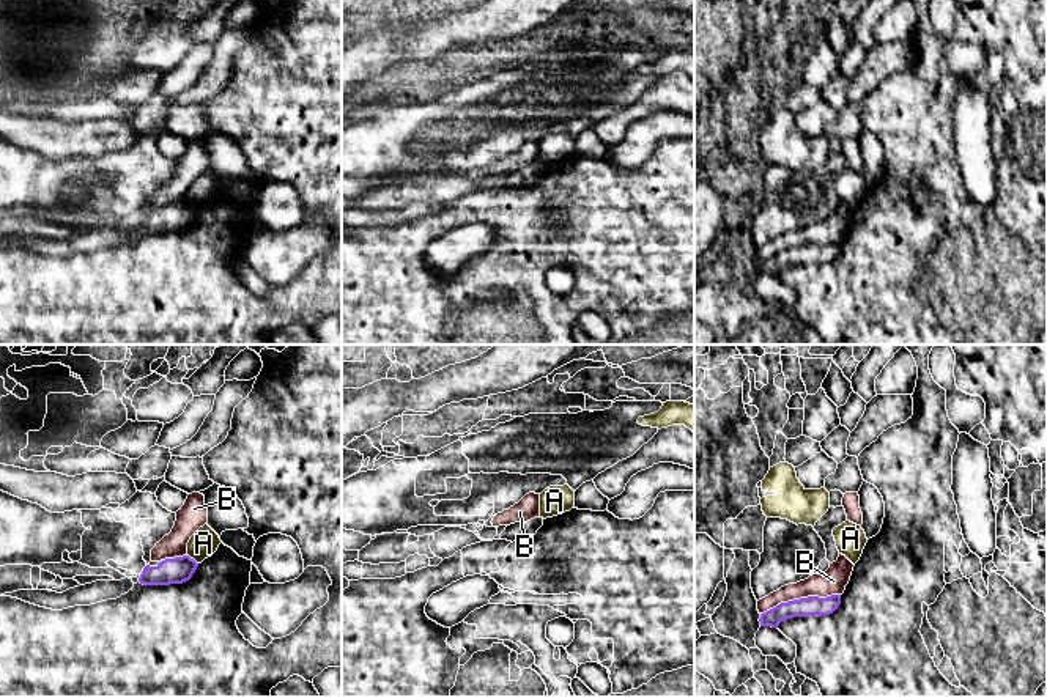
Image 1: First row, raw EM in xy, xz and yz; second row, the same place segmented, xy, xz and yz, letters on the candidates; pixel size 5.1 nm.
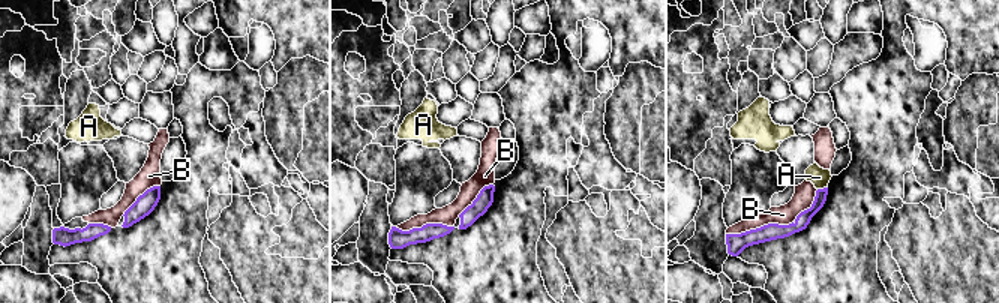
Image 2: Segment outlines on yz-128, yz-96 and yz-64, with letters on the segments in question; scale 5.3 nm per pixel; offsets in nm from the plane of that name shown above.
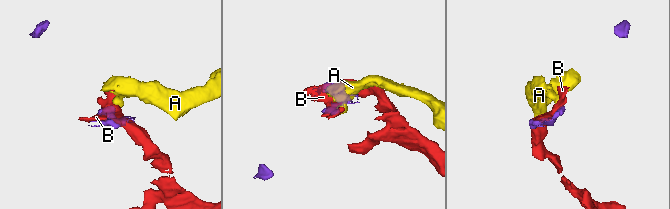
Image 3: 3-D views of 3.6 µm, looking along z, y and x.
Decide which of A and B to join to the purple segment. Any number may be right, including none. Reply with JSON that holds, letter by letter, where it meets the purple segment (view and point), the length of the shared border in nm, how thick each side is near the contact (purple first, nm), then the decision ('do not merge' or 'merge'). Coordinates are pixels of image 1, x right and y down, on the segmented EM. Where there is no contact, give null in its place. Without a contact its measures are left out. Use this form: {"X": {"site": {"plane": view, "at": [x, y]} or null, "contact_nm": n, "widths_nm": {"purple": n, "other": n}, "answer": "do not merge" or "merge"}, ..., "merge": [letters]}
{"A": {"site": {"plane": "xy", "at": [192, 559]}, "contact_nm": 80, "widths_nm": {"purple": 140, "other": 150}, "answer": "do not merge"}, "B": {"site": {"plane": "yz", "at": [800, 598]}, "contact_nm": 420, "widths_nm": {"purple": 100, "other": 140}, "answer": "do not merge"}, "merge": []}

